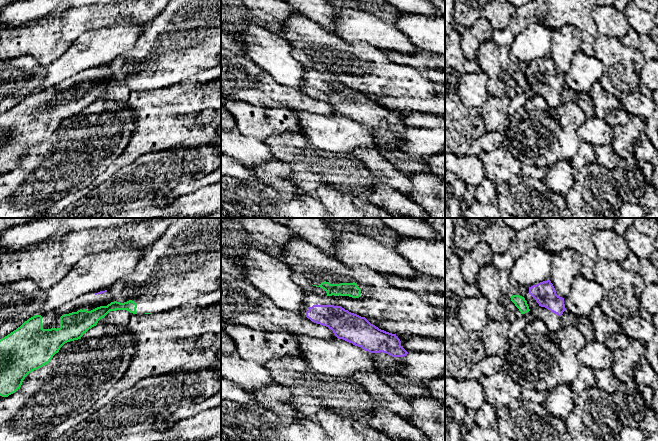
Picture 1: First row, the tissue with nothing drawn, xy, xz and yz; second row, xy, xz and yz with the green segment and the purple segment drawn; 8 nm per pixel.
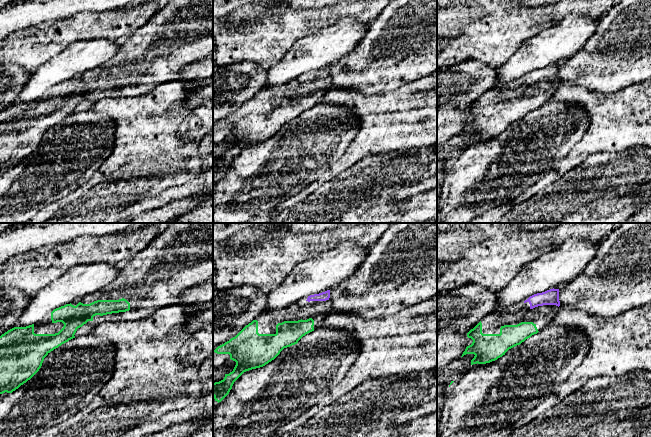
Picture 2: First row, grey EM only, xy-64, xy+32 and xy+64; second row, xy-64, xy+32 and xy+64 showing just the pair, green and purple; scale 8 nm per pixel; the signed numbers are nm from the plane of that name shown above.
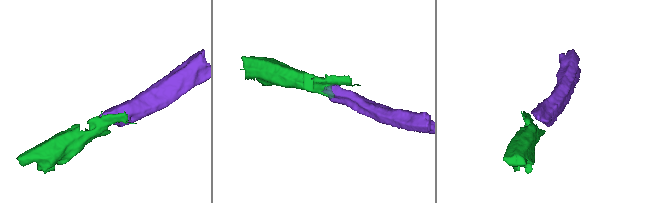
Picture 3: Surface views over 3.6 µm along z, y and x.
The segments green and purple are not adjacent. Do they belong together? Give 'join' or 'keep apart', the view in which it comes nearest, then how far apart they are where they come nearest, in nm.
join; nearest in yz; 60 nm apart

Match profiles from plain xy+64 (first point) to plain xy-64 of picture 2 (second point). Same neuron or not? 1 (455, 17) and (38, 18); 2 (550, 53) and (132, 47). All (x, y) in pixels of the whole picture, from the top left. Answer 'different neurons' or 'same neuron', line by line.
1: different neurons
2: different neurons

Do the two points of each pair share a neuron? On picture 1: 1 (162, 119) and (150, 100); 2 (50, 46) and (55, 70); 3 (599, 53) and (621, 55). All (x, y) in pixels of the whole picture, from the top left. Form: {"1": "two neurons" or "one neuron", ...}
{"1": "one neuron", "2": "two neurons", "3": "one neuron"}

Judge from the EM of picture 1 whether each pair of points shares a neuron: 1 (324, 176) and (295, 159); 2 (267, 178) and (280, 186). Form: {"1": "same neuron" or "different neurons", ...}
{"1": "same neuron", "2": "same neuron"}

